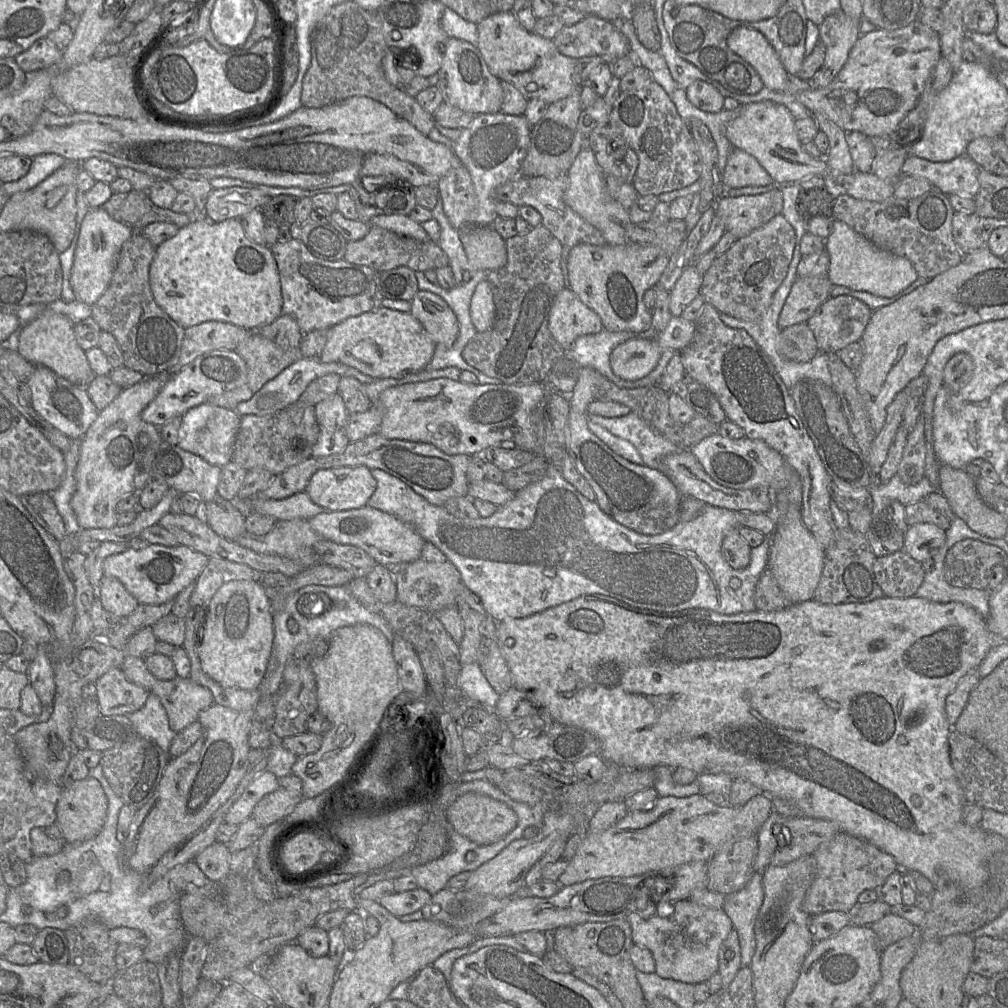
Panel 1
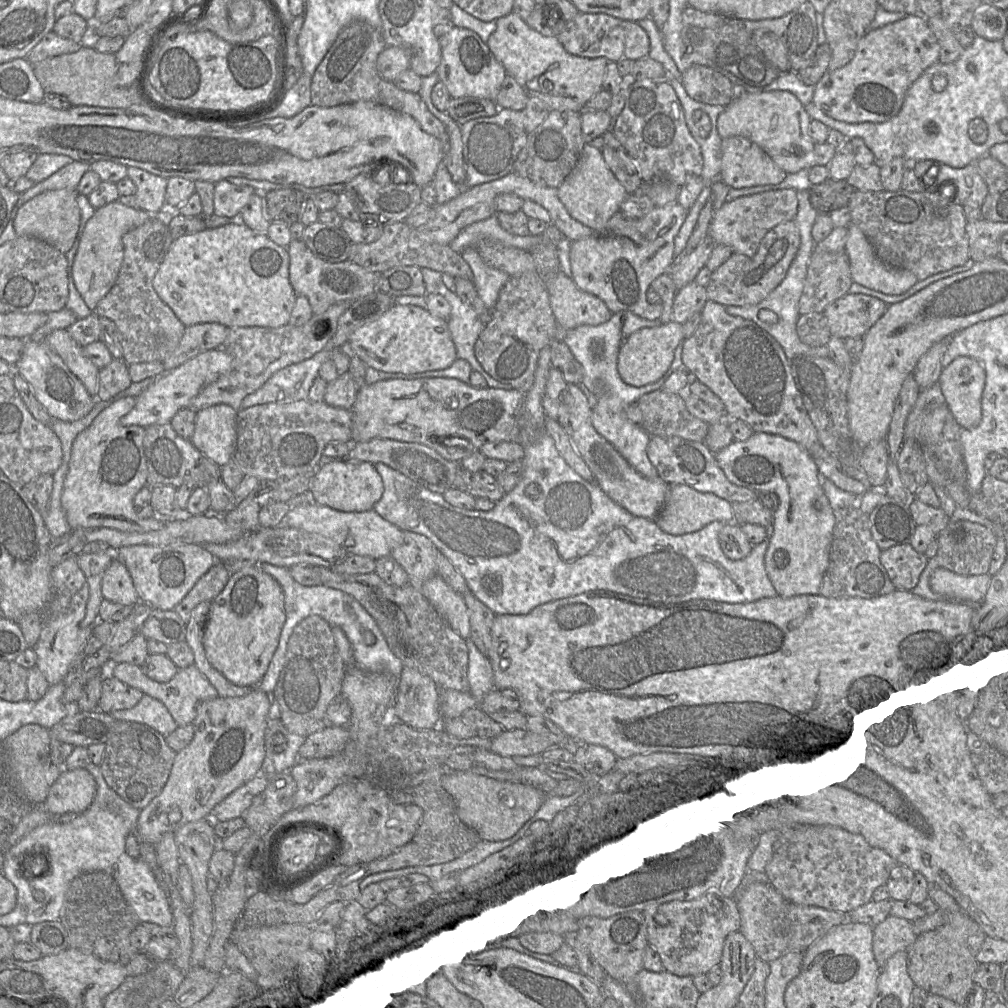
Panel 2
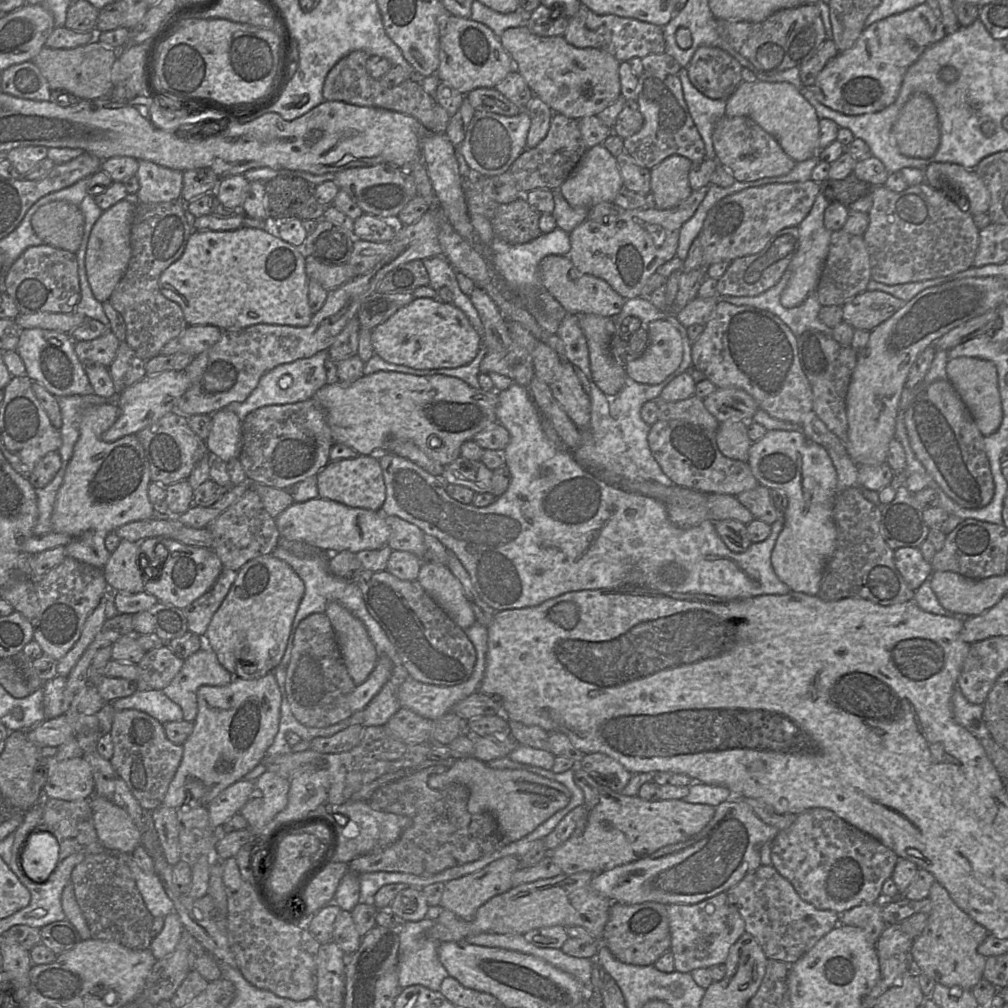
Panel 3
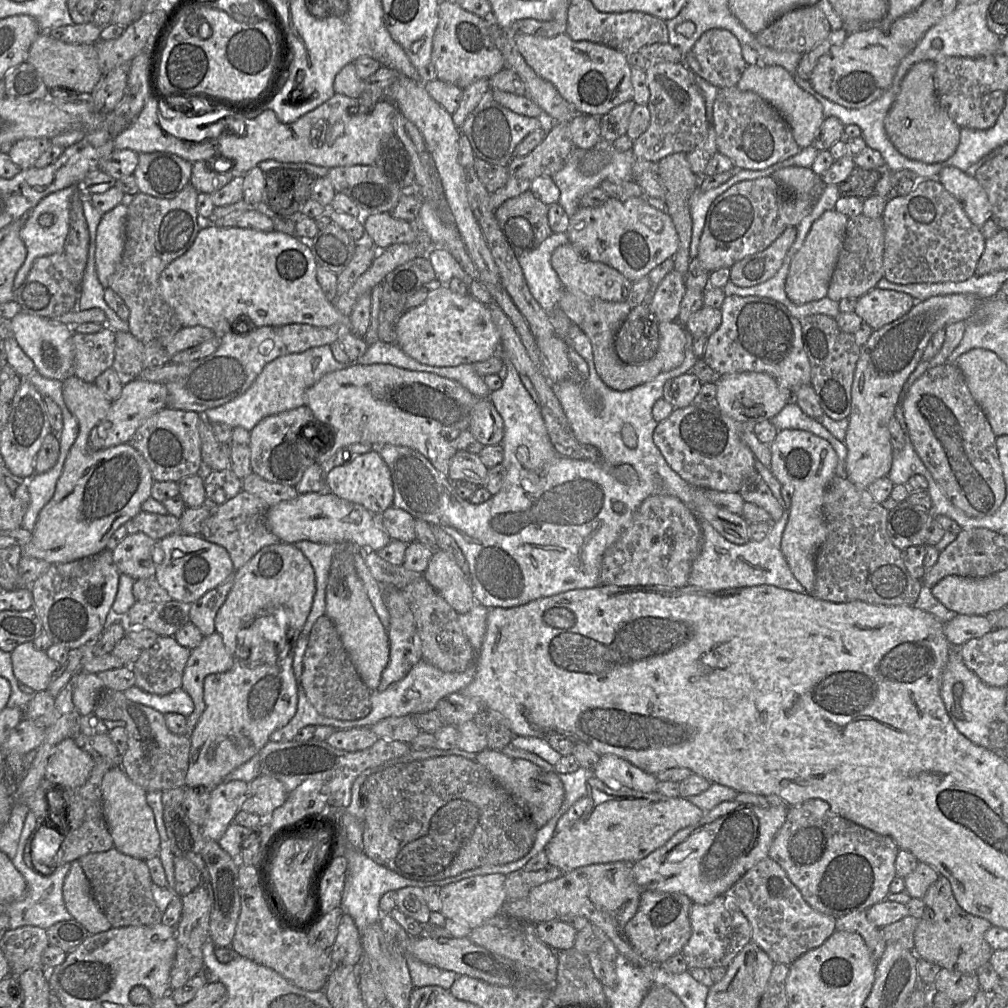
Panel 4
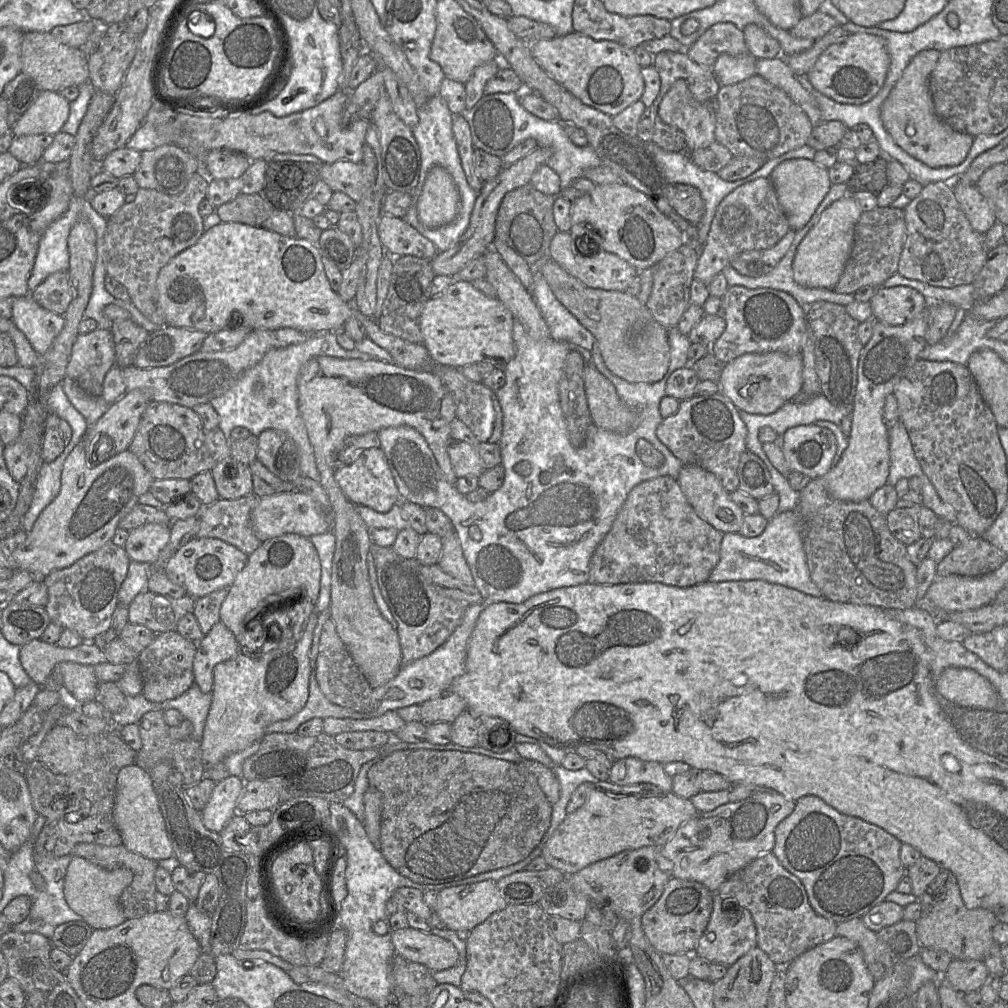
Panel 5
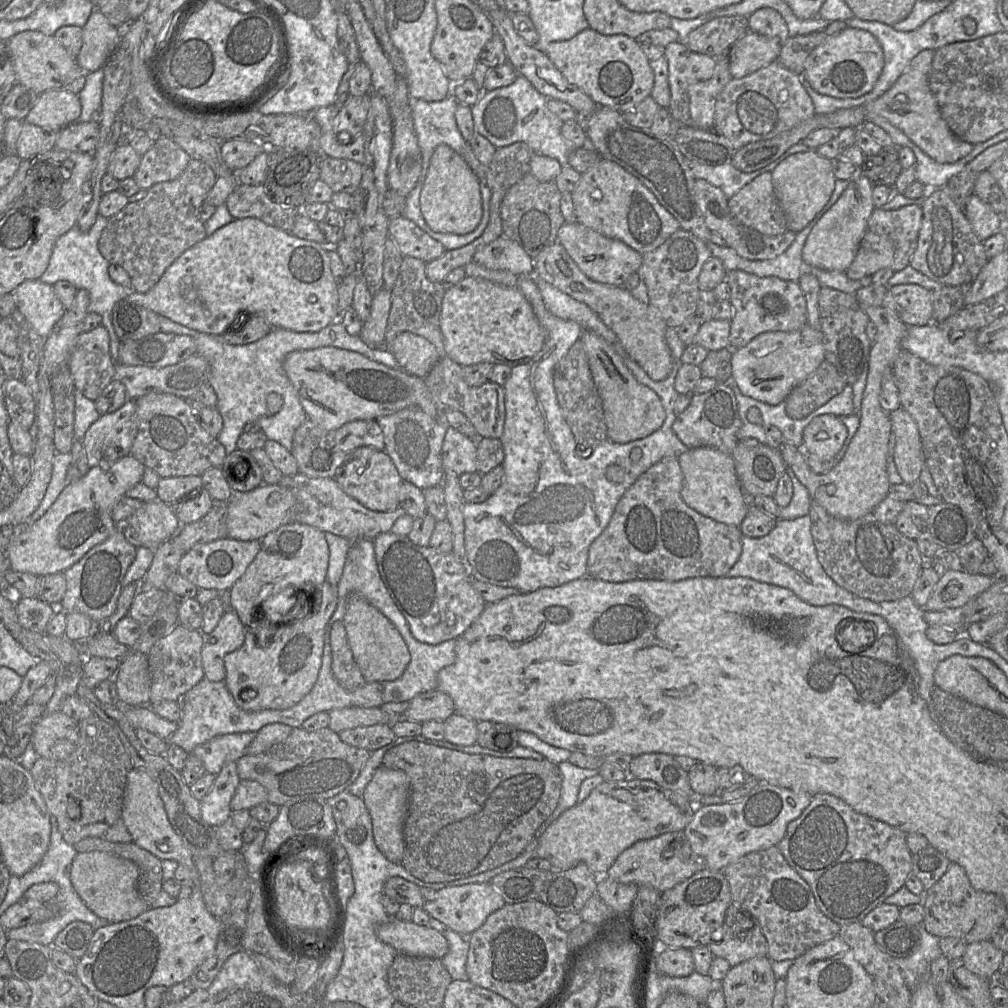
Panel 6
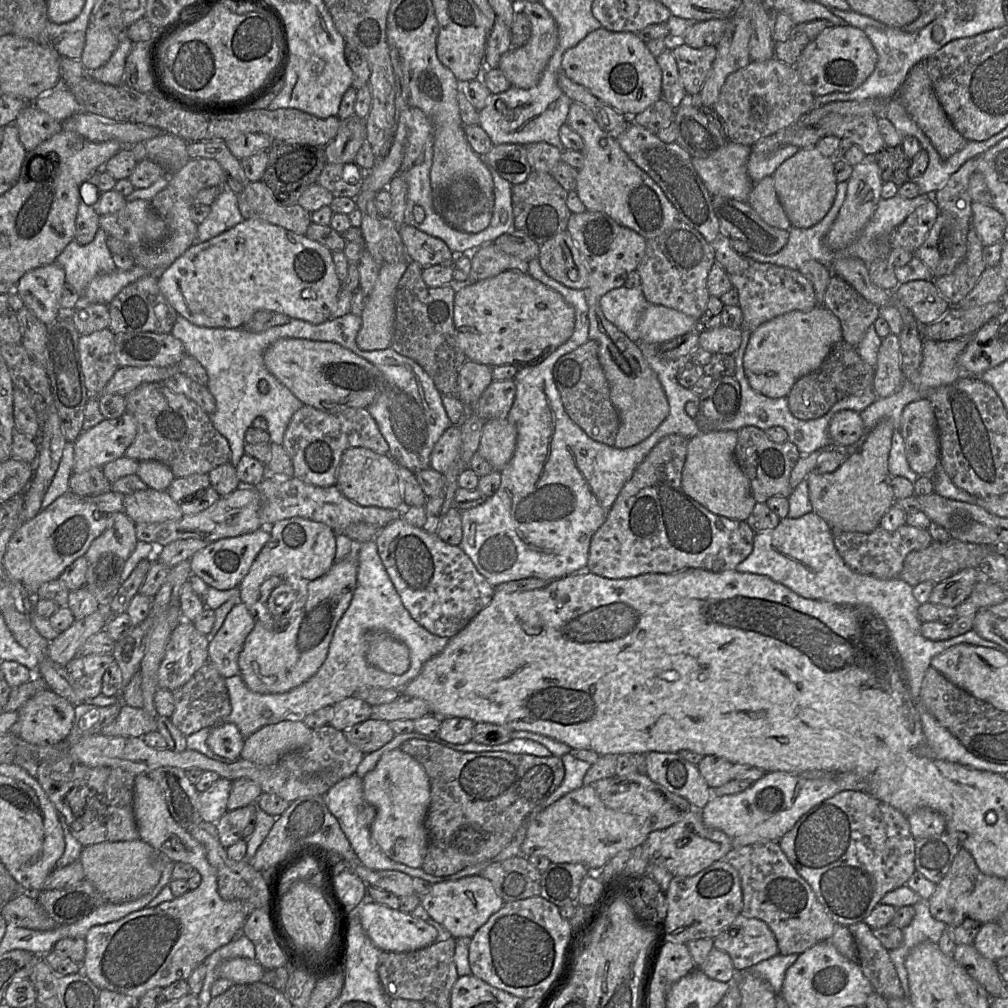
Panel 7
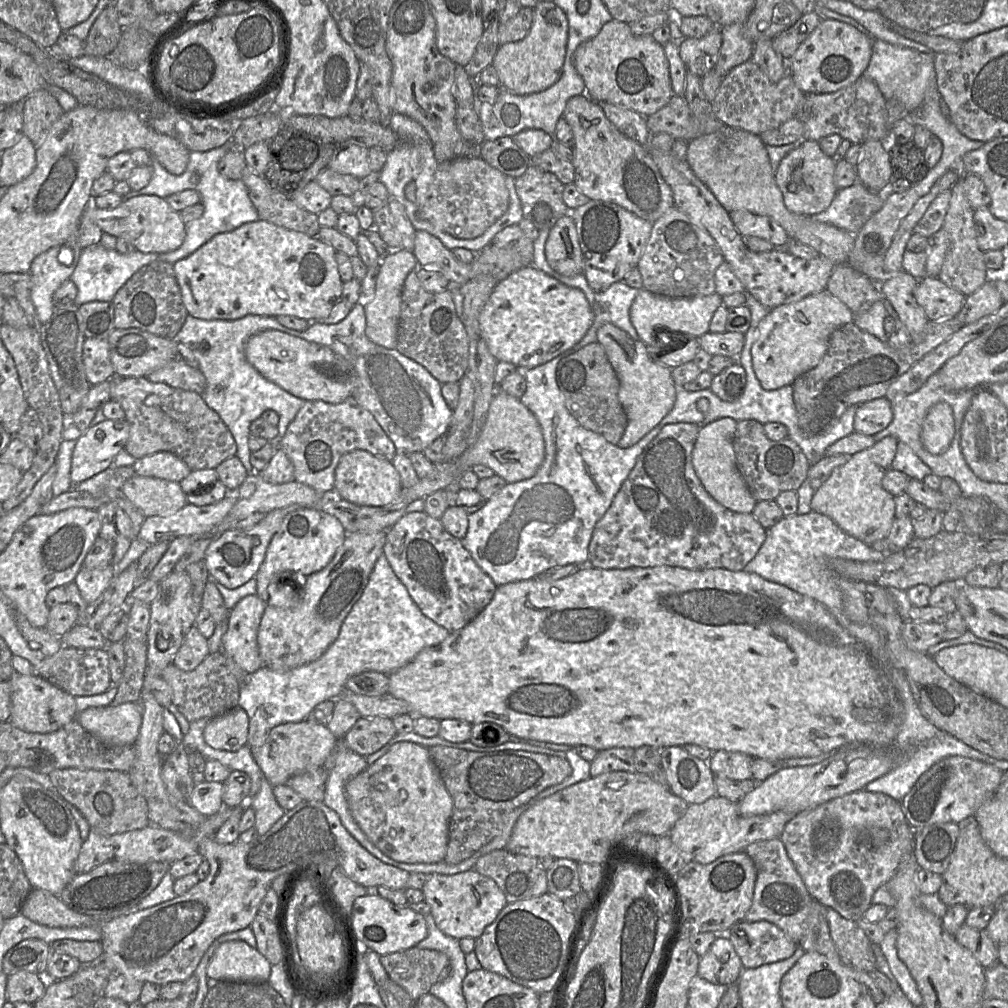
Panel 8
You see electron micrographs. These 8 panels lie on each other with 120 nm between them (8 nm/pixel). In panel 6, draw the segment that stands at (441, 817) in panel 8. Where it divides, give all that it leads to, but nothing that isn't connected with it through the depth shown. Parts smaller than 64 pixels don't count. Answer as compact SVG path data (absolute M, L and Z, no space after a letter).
M380 765L367 784L362 797L371 816L375 844L383 855L395 864L401 864L404 855L403 829L408 810L409 791L410 783L405 772Z

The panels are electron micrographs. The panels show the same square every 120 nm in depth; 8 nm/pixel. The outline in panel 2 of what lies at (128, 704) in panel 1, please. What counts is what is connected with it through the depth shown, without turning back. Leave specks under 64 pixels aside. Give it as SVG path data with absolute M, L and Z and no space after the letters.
M111 674L102 680L101 697L98 710L111 714L116 710L130 709L143 697L143 693L134 687L128 686Z

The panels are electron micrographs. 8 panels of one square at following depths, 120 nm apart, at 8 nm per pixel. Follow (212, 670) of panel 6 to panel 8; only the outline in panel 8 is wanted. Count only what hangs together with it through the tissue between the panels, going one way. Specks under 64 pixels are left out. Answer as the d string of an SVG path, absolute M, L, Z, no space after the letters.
M256 594L242 598L230 610L228 627L222 636L221 651L226 657L232 658L246 674L253 673L264 666L259 652L257 635L266 607L267 603Z

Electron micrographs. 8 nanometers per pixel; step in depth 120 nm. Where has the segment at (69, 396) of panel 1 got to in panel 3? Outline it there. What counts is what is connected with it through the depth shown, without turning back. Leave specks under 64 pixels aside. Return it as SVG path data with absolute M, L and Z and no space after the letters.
M40 328L24 329L21 331L16 352L25 365L26 376L42 385L53 396L93 394L84 365L75 353L74 341L70 334Z

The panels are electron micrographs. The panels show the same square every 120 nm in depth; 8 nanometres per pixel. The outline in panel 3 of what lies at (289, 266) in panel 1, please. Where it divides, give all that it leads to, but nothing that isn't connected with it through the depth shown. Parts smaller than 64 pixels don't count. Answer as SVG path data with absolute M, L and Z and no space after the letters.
M306 255L305 271L309 280L317 281L328 292L355 278L353 269L347 263L328 266L311 255Z

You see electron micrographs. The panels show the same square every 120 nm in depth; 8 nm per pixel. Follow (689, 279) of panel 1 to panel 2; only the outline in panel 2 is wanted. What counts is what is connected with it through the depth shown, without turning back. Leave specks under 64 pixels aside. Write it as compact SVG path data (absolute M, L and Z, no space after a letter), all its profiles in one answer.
M693 281L677 290L672 320L684 324L695 313L701 313L708 301L706 288Z

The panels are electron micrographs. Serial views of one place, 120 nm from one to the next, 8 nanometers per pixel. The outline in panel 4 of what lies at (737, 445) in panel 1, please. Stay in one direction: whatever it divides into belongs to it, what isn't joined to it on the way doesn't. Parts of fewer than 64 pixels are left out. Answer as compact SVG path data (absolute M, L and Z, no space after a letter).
M796 429L779 430L770 444L770 450L772 474L782 485L791 485L793 489L789 519L781 538L781 551L794 577L806 593L811 593L815 585L815 557L827 536L823 497L827 485L835 476L837 454L827 440Z

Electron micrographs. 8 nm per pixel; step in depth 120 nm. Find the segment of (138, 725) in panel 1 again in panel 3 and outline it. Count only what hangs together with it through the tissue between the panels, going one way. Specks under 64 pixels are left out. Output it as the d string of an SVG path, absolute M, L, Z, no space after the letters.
M138 689L131 696L105 703L96 714L100 721L102 734L110 732L115 712L125 709L145 712L163 725L167 722L181 721L183 719L181 707L169 699L162 690Z

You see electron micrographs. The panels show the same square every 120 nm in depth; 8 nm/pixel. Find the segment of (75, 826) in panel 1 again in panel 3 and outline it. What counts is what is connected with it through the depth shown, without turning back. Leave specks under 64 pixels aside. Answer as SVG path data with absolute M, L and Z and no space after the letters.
M84 757L65 759L56 764L53 769L47 768L46 782L43 786L43 798L55 798L66 801L90 799L94 795L94 780L92 769Z

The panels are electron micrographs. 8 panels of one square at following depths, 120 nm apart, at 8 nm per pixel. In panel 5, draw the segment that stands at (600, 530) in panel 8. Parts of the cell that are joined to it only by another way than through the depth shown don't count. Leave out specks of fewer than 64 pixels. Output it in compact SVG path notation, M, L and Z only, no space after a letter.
M661 476L635 486L590 561L589 583L614 585L623 583L663 583L690 587L708 581L720 558L724 533L701 518L682 492L677 479Z

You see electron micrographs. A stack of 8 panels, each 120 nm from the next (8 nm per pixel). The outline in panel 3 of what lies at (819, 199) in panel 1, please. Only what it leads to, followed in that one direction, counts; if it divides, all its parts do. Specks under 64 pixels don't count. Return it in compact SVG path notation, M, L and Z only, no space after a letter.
M850 174L841 180L827 179L820 182L820 193L823 194L830 204L849 206L859 198L869 194L871 186Z

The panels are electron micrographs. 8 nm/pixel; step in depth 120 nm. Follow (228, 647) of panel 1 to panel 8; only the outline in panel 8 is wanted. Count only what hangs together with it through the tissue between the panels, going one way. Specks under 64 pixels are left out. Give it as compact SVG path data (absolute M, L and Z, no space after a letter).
M300 507L288 513L282 520L279 530L274 534L264 561L256 576L258 595L268 600L268 586L274 579L286 576L300 576L305 580L312 573L325 568L343 545L347 532L334 516L313 507Z

